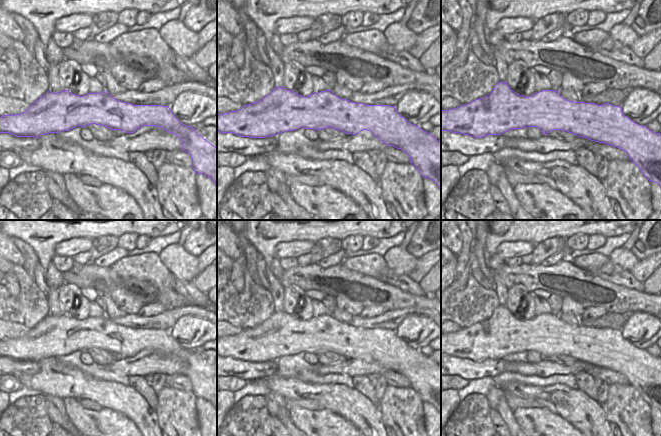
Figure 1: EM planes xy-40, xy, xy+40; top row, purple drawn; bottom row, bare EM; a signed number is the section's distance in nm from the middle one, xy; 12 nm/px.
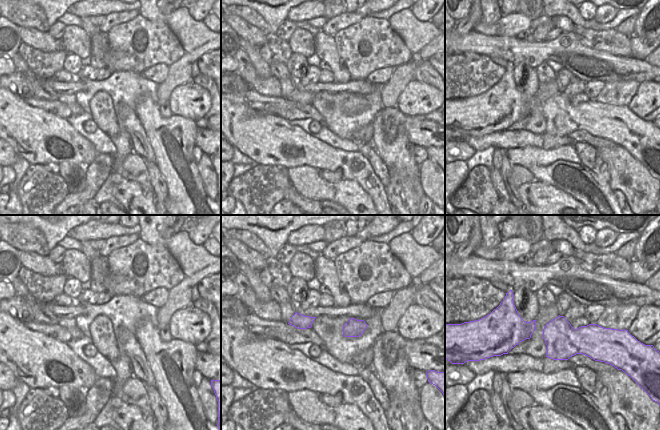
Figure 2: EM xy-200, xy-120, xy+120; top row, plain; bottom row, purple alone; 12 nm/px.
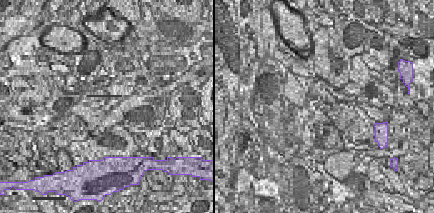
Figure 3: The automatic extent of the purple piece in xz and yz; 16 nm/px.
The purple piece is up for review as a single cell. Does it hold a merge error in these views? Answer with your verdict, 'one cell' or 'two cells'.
one cell

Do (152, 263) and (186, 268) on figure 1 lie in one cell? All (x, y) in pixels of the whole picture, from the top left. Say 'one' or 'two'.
two

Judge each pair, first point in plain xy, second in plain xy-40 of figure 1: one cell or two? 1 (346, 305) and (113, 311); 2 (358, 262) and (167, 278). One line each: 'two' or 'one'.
1: two
2: one

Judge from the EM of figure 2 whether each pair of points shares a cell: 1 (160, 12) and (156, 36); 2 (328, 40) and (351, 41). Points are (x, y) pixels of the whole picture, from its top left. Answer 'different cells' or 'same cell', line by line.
1: different cells
2: different cells

